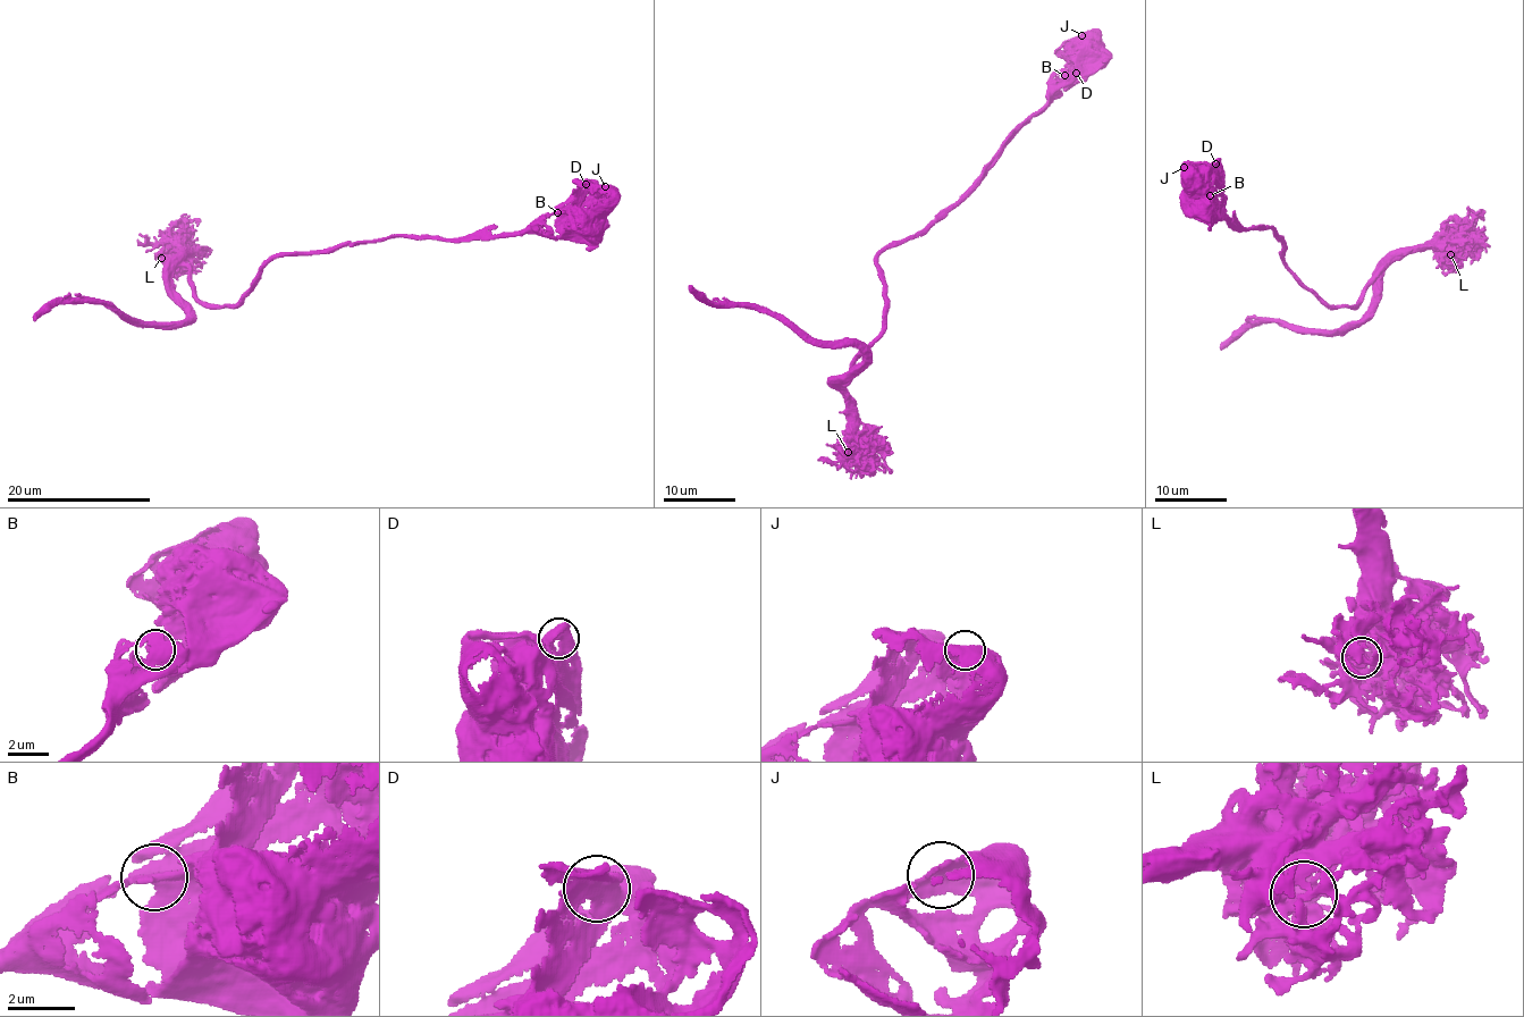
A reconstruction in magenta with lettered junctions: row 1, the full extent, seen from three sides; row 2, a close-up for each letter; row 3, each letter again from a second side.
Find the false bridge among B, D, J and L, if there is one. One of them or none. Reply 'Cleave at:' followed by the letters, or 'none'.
Cleave at: none

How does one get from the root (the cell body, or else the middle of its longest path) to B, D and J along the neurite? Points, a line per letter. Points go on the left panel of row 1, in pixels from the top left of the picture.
B: (587, 224), (567, 212), (558, 212)
D: (587, 224), (581, 199), (581, 187), (586, 184)
J: (587, 224), (588, 216), (606, 201), (605, 186)

